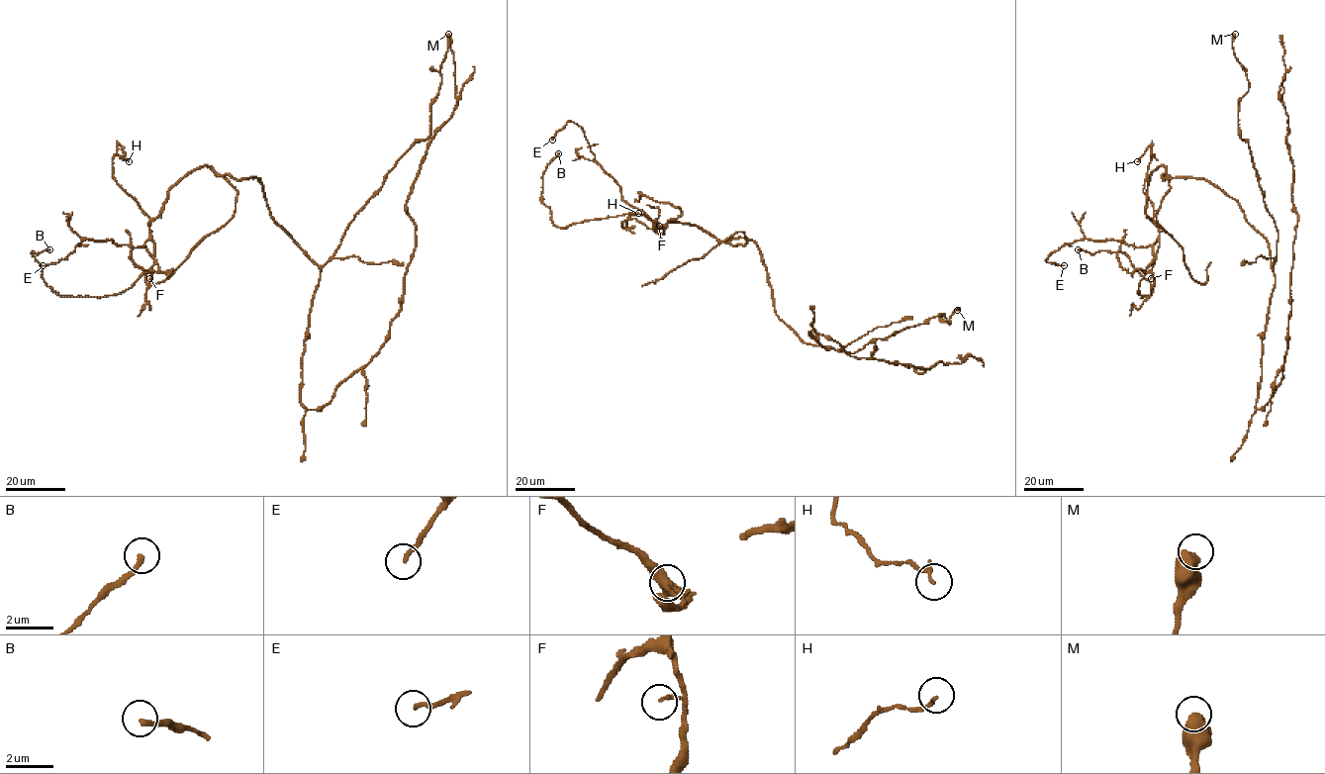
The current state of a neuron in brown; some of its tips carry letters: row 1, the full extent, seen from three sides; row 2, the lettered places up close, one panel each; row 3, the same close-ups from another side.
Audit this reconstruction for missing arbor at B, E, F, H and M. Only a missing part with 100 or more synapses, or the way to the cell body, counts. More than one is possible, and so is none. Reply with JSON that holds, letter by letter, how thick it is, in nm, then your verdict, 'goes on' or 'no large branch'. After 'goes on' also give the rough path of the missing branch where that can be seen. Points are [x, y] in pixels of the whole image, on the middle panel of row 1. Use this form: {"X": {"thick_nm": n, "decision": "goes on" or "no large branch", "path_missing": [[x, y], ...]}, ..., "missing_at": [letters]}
{"B": {"thick_nm": 200, "decision": "no large branch"}, "E": {"thick_nm": 180, "decision": "no large branch"}, "F": {"thick_nm": 140, "decision": "no large branch"}, "H": {"thick_nm": 150, "decision": "no large branch"}, "M": {"thick_nm": 700, "decision": "no large branch"}, "missing_at": []}

